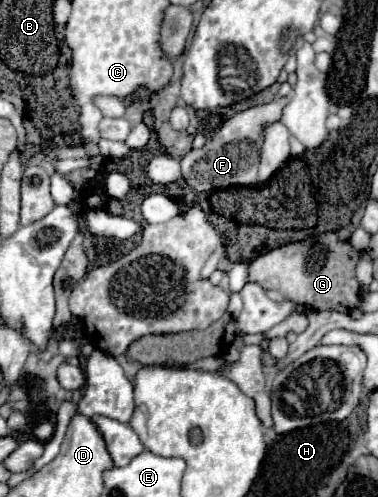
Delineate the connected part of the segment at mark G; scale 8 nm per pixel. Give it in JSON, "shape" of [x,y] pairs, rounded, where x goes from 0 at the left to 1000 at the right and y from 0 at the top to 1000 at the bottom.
{"shape":[[[873,465],[683,513],[656,537],[656,561],[683,569],[693,581],[741,586],[762,606],[788,614],[926,630],[947,618],[947,565],[937,553],[947,521],[952,505],[942,505],[921,485],[899,485],[894,473]]]}

